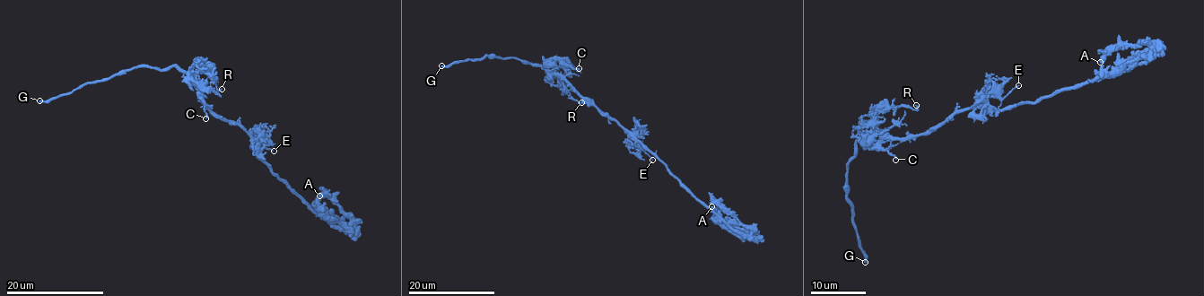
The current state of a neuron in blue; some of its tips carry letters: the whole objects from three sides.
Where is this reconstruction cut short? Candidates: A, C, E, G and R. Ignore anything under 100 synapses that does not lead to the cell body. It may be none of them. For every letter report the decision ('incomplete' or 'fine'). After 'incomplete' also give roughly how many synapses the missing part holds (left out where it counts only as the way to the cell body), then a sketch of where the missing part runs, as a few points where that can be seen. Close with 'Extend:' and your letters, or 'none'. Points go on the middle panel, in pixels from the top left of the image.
A: fine
C: fine
E: fine
G: incomplete
R: fine
Extend: G

